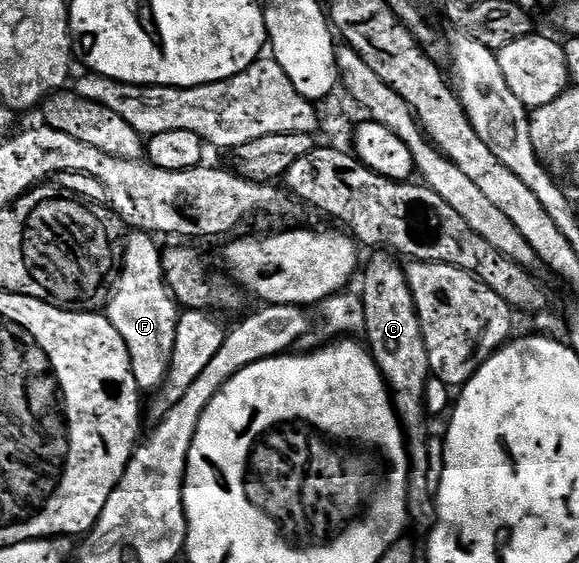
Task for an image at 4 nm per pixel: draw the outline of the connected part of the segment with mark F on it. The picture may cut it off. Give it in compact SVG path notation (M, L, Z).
M132 231L127 234L122 245L122 256L118 261L118 272L114 277L106 302L106 316L114 325L114 331L122 335L122 343L126 345L126 351L130 357L134 379L141 391L159 390L164 383L164 377L168 374L168 361L172 358L174 345L174 331L176 330L176 318L178 306L168 284L164 282L164 266L162 262L161 246L156 246L153 234Z

